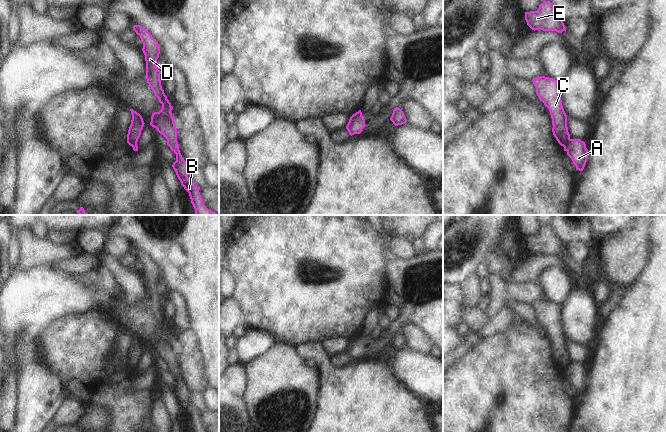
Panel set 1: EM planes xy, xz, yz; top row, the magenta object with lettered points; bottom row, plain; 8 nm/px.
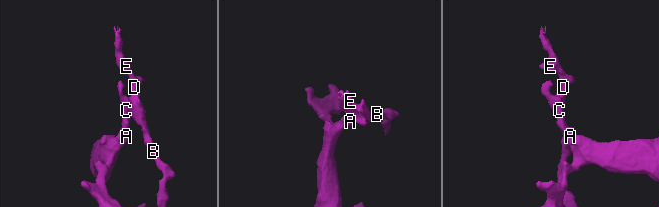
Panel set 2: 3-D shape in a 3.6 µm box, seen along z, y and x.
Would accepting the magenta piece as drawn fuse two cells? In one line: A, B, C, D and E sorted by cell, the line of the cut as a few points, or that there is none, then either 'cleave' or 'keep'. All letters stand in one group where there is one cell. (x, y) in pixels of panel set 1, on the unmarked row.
A / B C D E | yz (570, 363), (563, 370) | cleave

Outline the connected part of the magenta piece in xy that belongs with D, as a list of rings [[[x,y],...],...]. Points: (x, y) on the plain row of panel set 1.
[[[134,249],[133,254],[140,260],[143,266],[142,275],[145,279],[146,285],[147,307],[153,314],[159,326],[162,328],[161,334],[152,338],[150,349],[156,352],[157,355],[167,363],[167,369],[176,378],[176,385],[173,387],[172,391],[175,394],[181,409],[189,417],[193,431],[207,432],[201,422],[199,416],[200,411],[197,411],[188,402],[190,392],[179,374],[179,368],[177,366],[177,352],[171,337],[173,331],[162,313],[160,304],[161,295],[156,290],[156,286],[160,278],[160,270],[156,263],[154,263],[141,249]]]

